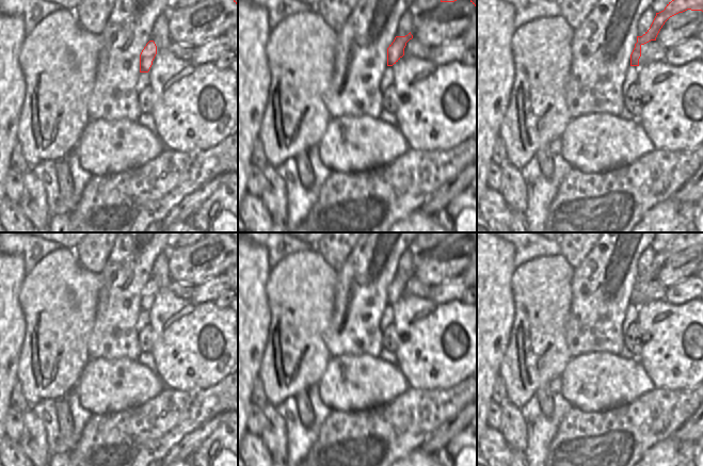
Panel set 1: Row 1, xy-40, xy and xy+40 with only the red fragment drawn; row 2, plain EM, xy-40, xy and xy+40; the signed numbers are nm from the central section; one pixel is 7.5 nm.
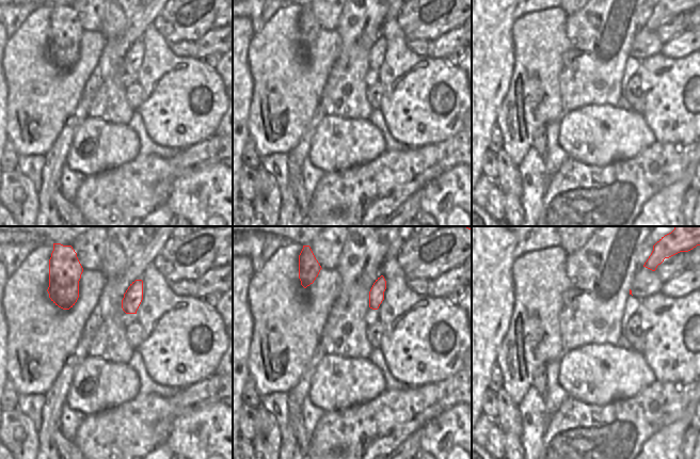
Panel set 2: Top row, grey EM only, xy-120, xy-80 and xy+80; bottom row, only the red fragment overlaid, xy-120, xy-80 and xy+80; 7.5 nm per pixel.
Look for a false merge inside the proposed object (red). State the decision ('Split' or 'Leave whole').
Leave whole.

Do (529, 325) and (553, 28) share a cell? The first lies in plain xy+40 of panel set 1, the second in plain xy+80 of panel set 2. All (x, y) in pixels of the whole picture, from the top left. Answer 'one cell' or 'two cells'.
one cell

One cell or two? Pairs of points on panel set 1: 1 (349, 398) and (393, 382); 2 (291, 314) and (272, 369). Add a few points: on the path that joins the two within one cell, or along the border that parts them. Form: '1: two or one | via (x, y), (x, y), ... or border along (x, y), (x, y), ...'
1: one | via (360, 388), (366, 382), (382, 382)
2: one | via (291, 336), (289, 375), (283, 382)

